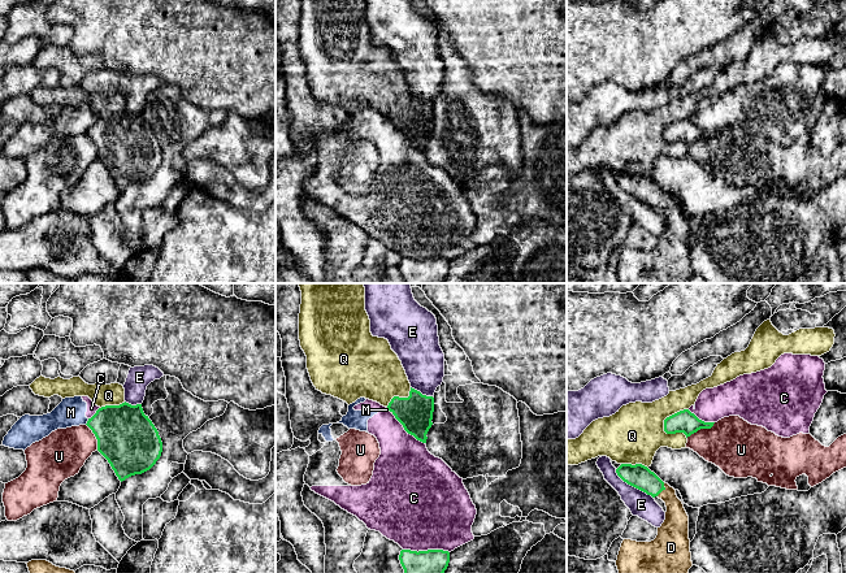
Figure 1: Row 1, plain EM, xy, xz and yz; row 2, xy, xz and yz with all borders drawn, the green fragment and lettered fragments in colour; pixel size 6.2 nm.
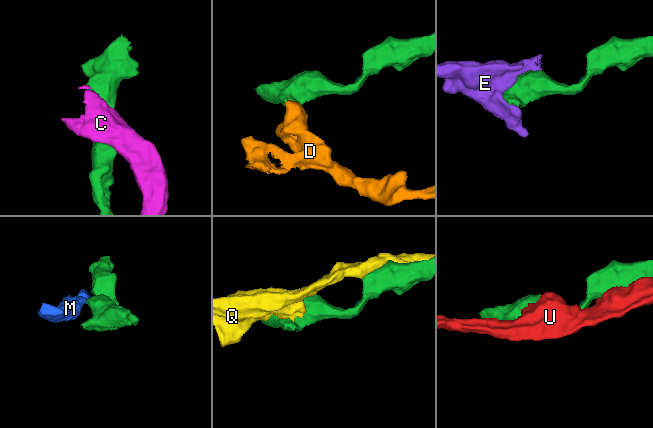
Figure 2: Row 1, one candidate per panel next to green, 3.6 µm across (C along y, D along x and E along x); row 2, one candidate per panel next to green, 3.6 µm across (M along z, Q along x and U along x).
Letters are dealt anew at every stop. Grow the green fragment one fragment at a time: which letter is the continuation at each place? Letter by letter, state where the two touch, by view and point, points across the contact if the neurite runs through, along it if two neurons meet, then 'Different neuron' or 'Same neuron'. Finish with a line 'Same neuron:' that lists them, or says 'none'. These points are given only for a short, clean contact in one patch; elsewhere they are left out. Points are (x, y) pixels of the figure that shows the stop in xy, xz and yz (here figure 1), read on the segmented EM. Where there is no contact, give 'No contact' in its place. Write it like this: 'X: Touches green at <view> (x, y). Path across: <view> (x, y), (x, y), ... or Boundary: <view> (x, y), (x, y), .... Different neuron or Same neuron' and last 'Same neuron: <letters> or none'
C: Touches green at xz (428, 550). Different neuron
D: Touches green at yz (663, 489). Path across: yz (638, 476), (663, 489), (675, 506), (676, 525). Same neuron
E: Touches green at yz (633, 486). Different neuron
M: Touches green at xy (87, 421). Boundary: xy (89, 419), (85, 424). Different neuron
Q: Touches green at yz (669, 416). Different neuron
U: Touches green at yz (701, 428). Different neuron
Same neuron: D

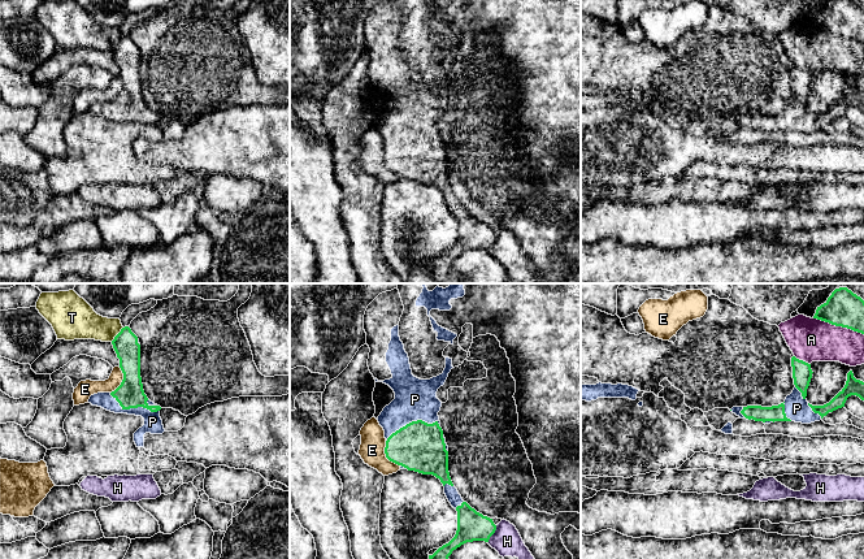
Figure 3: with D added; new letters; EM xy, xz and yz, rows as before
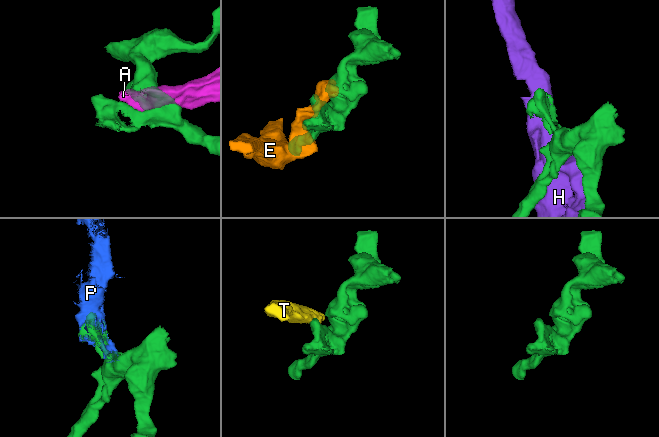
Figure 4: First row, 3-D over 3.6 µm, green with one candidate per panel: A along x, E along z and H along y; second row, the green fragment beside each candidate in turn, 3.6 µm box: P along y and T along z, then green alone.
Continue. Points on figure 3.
A: Touches green at yz (838, 325). Different neuron
E: Touches green at xz (386, 455). Different neuron
H: Touches green at xz (493, 533). Different neuron
P: Touches green at xz (412, 421). Different neuron
T: Touches green at xy (117, 334). Boundary: xy (122, 326), (111, 341). Different neuron
Same neuron: none

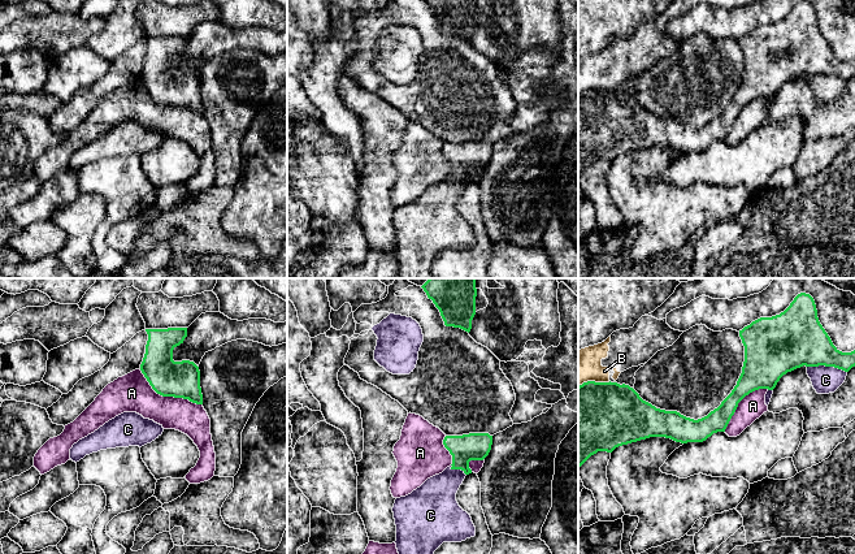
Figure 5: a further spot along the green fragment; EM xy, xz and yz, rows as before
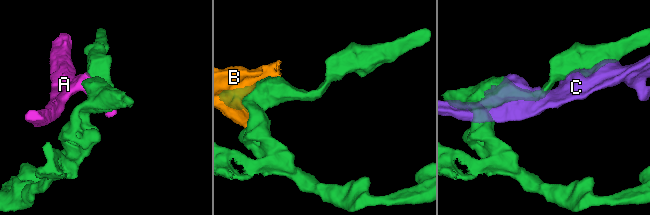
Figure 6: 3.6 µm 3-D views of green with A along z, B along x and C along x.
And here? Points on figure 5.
A: Touches green at xy (168, 395). Different neuron
B: Touches green at yz (594, 381). Different neuron
C: Touches green at yz (827, 366). Different neuron
Same neuron: none

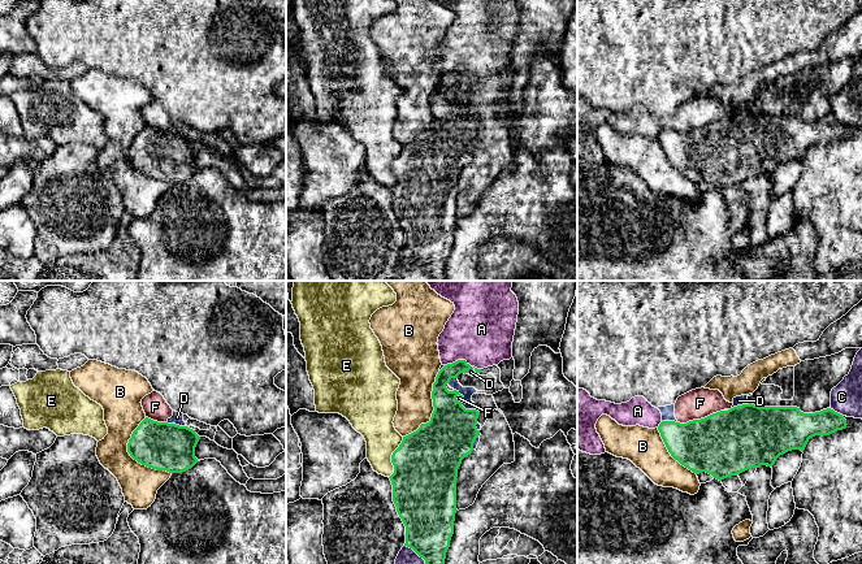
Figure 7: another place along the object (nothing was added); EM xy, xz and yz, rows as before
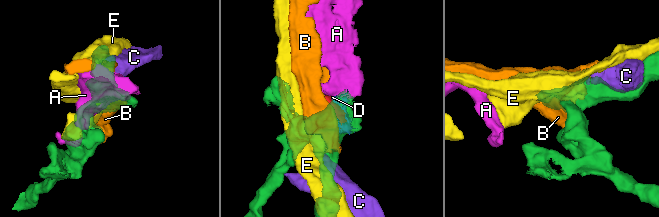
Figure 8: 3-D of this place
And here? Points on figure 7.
A: Touches green at xz (458, 360). Boundary: xz (445, 365), (458, 360), (466, 360), (471, 365). Different neuron
B: Touches green at xy (131, 456). Different neuron
C: Touches green at yz (836, 412). Different neuron
D: Touches green at xy (177, 425). Different neuron
E: Touches green at xz (391, 458). Different neuron
F: Touches green at yz (701, 419). Boundary: yz (723, 410), (700, 419), (678, 422). Different neuron
Same neuron: none

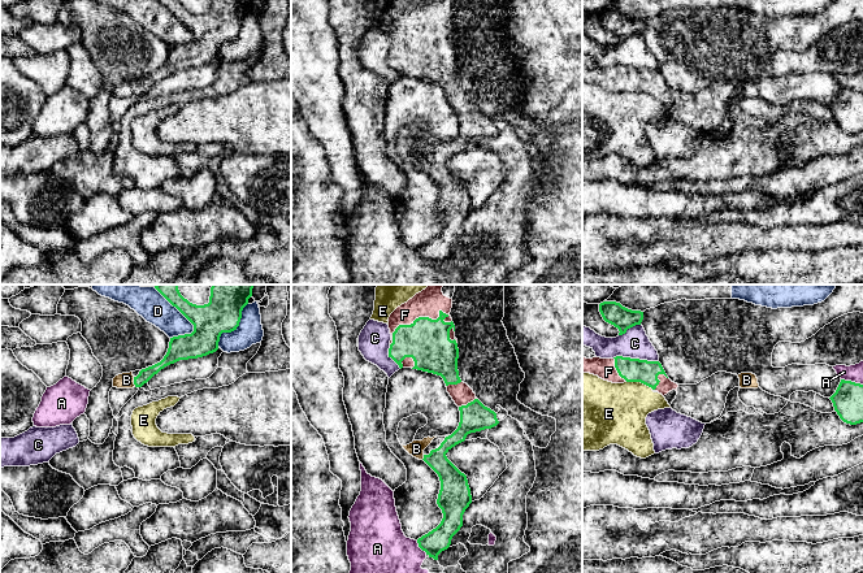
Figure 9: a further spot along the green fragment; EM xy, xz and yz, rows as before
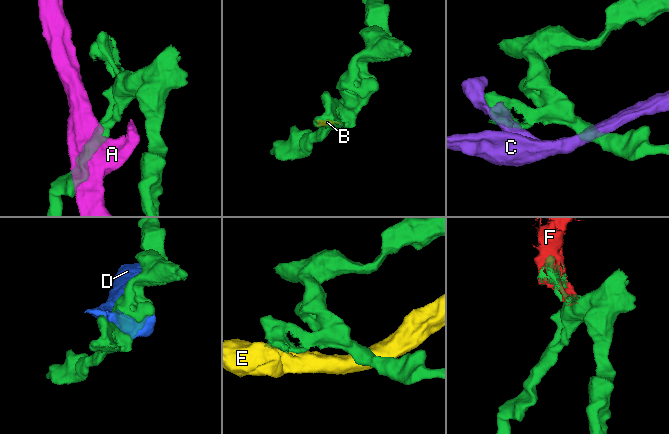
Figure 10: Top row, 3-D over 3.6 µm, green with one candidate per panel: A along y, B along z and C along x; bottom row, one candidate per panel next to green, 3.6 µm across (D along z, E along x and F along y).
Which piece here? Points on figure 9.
A: Touches green at yz (850, 381). Different neuron
B: Touches green at xy (134, 382). Path across: xy (144, 374), (134, 382), (126, 380). Same neuron
C: Touches green at yz (636, 359). Different neuron
D: Touches green at xy (178, 309). Different neuron
E: Touches green at yz (640, 381). Different neuron
F: Touches green at xz (420, 317). Different neuron
Same neuron: B

